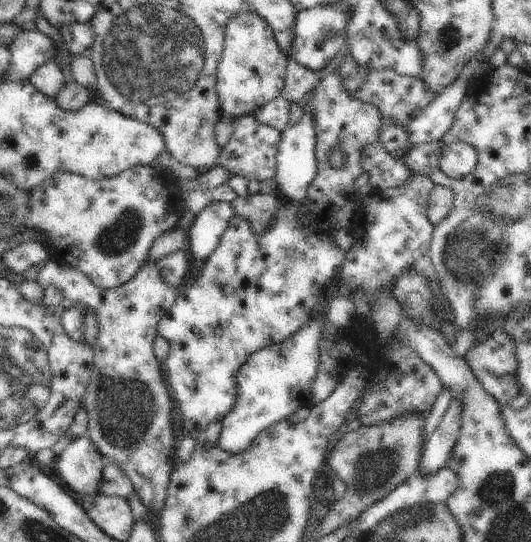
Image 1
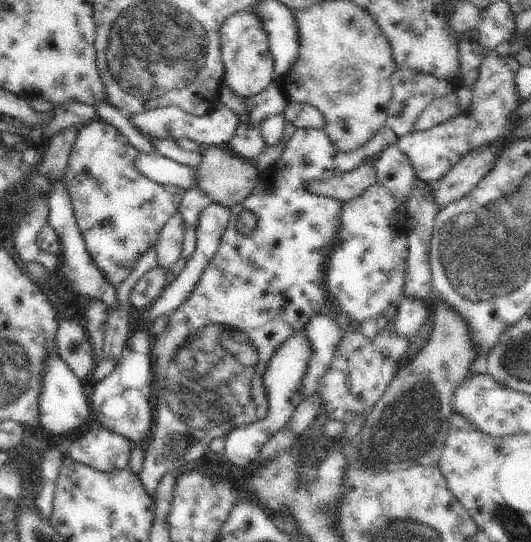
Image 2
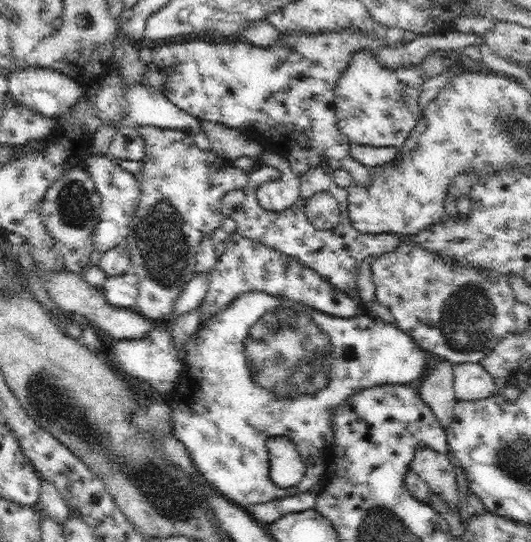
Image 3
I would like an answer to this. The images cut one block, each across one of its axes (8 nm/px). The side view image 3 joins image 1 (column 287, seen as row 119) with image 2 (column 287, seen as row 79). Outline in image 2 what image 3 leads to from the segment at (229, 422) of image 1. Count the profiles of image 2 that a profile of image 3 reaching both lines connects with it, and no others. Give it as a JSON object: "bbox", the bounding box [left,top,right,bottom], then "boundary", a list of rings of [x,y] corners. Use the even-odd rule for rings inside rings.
{"bbox":[222,332,311,468],"boundary":[[[303,332],[289,337],[272,354],[272,359],[268,364],[265,376],[263,377],[264,387],[266,388],[269,410],[264,419],[254,423],[249,423],[235,430],[232,430],[225,437],[224,457],[222,458],[228,465],[236,465],[241,468],[250,468],[256,464],[260,456],[260,450],[280,431],[283,430],[297,406],[302,402],[301,385],[304,374],[307,372],[307,365],[311,349],[308,345],[306,336]]]}

